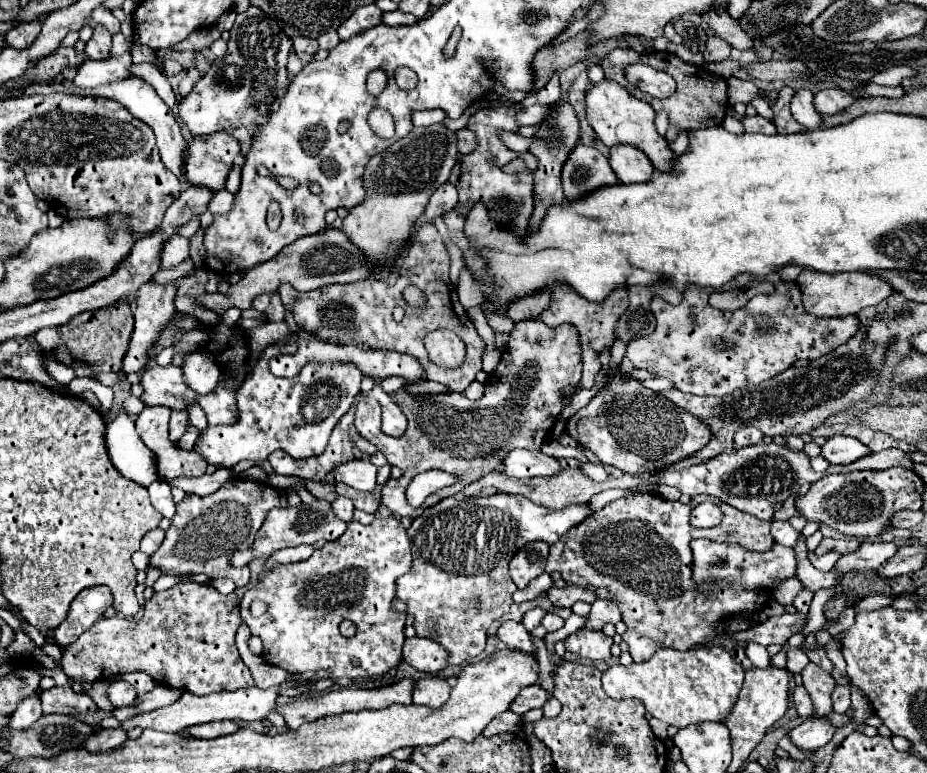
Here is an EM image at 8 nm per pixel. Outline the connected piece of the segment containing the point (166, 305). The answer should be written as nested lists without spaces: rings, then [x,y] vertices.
[[[150,279],[136,291],[136,311],[134,311],[136,325],[134,325],[128,353],[124,357],[124,365],[122,365],[124,373],[142,373],[146,369],[146,349],[150,349],[150,341],[154,341],[154,337],[158,337],[158,329],[162,329],[162,325],[166,325],[166,321],[170,321],[170,317],[176,313],[174,299],[176,299],[174,281],[158,285]]]

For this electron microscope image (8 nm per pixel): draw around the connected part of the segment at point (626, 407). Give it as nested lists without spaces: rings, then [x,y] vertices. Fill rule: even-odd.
[[[618,373],[610,377],[608,385],[584,409],[580,409],[566,421],[566,433],[574,437],[580,445],[588,447],[604,465],[612,465],[630,475],[656,473],[664,465],[690,457],[710,441],[710,431],[706,429],[706,425],[702,425],[702,421],[690,417],[690,413],[678,409],[674,403],[666,401],[658,393],[644,389],[638,381],[624,379]]]

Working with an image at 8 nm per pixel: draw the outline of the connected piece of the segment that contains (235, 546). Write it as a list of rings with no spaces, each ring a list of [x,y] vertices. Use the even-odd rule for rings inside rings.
[[[236,477],[228,481],[226,487],[218,489],[208,497],[186,495],[182,503],[176,505],[176,515],[166,531],[166,539],[158,553],[150,559],[152,565],[160,567],[166,575],[196,575],[204,573],[210,579],[232,579],[236,587],[244,587],[250,581],[250,569],[236,569],[230,565],[234,551],[250,545],[256,531],[262,527],[268,511],[272,507],[286,507],[286,491],[274,489],[266,483],[246,481]]]

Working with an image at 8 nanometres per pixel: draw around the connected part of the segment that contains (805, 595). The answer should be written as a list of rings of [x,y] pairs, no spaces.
[[[806,587],[800,589],[800,593],[798,593],[798,595],[794,597],[794,601],[792,601],[792,605],[796,607],[796,613],[798,613],[798,615],[804,618],[808,617],[812,597],[814,597],[814,593],[812,593],[810,589],[806,589]]]

